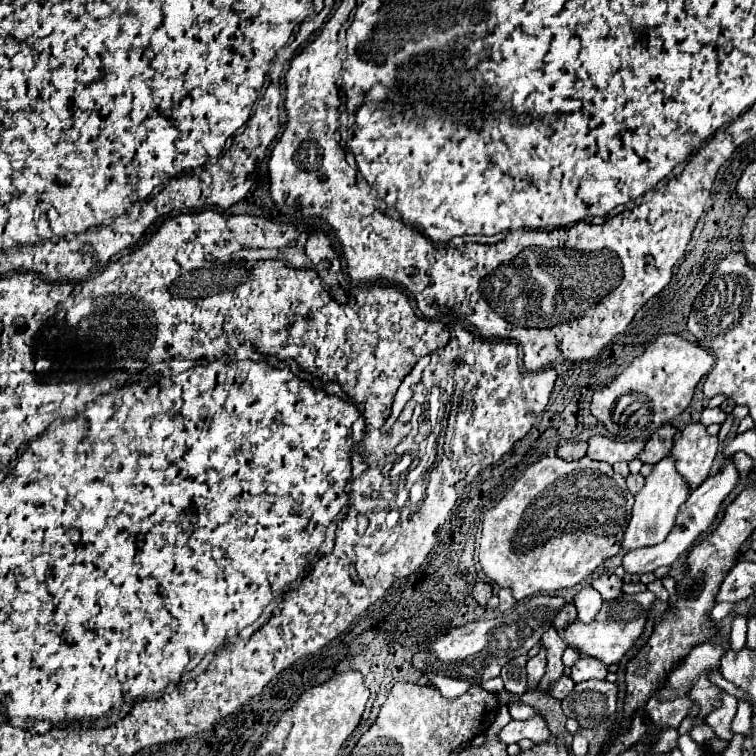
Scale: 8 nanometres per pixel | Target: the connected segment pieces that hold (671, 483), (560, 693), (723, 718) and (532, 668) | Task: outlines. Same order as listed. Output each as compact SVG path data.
M666 456L658 464L654 464L652 474L646 478L644 488L636 494L634 510L632 510L632 520L626 528L626 534L622 538L622 548L624 550L634 550L634 548L644 548L644 546L654 546L660 540L668 536L668 530L672 530L678 508L688 500L688 486L684 486L684 480L680 480L680 474L674 468L674 460Z
M562 676L556 684L552 684L550 688L550 694L556 698L556 700L564 700L574 688L574 680L570 676Z
M720 690L720 694L722 694L722 706L720 706L718 710L714 710L714 712L708 714L706 724L714 728L714 732L716 732L718 738L730 742L730 740L732 740L730 722L732 722L734 714L736 714L736 702L738 702L738 700L736 700L732 694L724 692L724 690Z
M542 646L540 652L528 660L526 670L528 670L528 690L534 690L540 682L540 678L544 676L544 668L546 668L546 648Z

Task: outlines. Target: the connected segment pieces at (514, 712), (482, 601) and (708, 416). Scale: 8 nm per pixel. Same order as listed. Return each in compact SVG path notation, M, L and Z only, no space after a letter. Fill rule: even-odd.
M522 702L510 704L508 710L510 710L510 716L512 716L514 720L528 720L528 718L532 718L532 716L540 716L540 712L538 712L536 708L526 706L526 704L522 704Z
M478 582L478 584L472 588L472 596L476 598L476 602L478 602L480 606L486 606L486 602L488 602L490 596L492 596L492 586L486 584L486 582Z
M706 408L704 412L702 412L702 418L700 418L700 422L704 424L704 426L710 426L710 424L724 424L726 422L726 418L728 418L728 414L722 410L722 408Z

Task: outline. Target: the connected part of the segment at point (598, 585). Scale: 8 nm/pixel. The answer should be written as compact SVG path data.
M606 572L602 574L600 578L596 578L592 582L592 586L602 594L602 598L608 602L608 600L614 600L622 594L622 580L618 576L614 576L612 572Z

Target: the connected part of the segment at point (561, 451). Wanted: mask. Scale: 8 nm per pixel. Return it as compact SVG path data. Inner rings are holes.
M576 442L576 444L564 444L558 448L558 456L564 460L578 460L586 454L588 444L586 442Z

